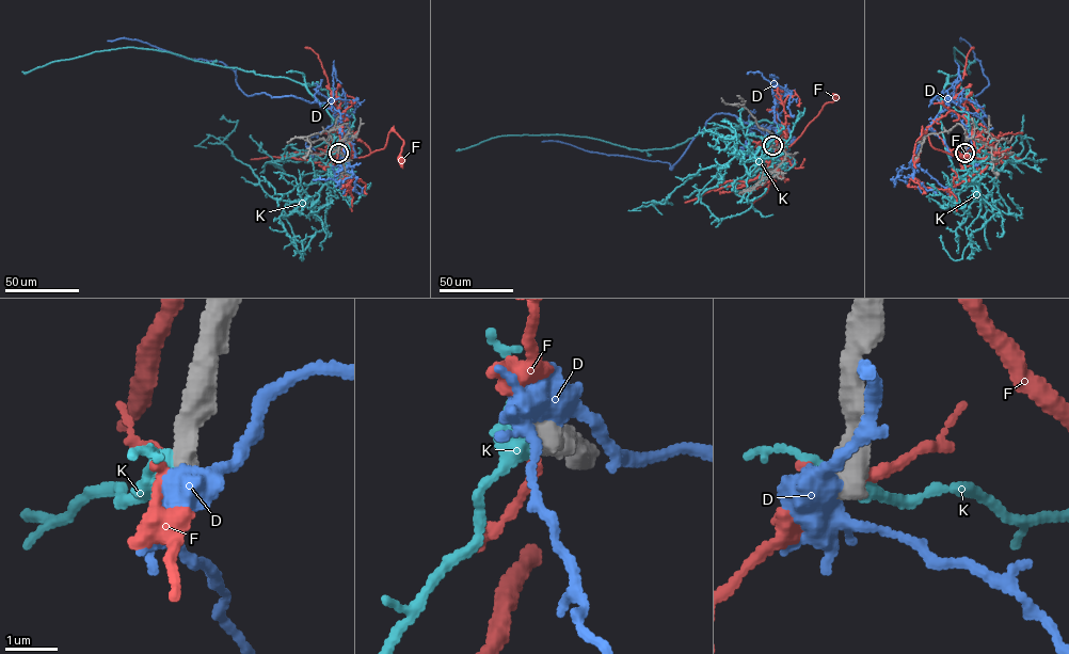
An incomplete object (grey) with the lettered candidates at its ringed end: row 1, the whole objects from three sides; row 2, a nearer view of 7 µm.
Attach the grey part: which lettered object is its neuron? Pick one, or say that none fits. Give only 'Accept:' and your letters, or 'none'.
Accept: none

